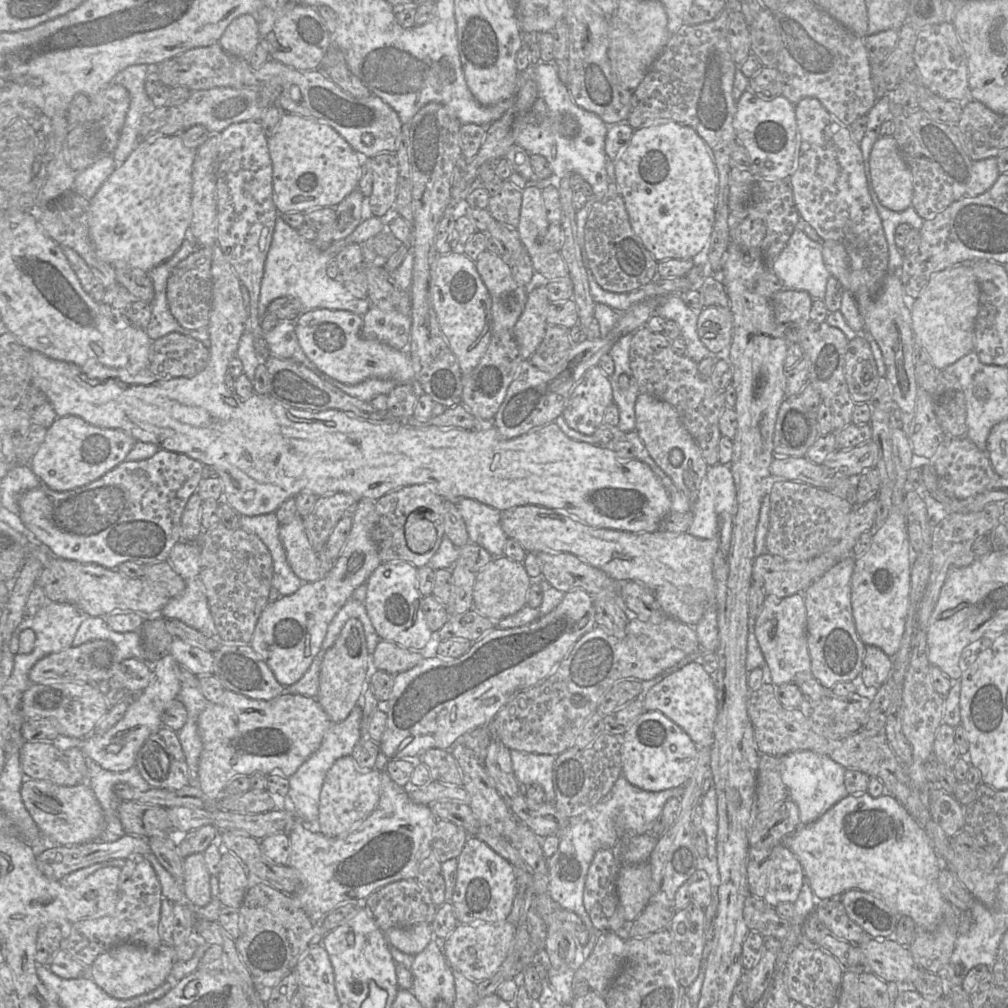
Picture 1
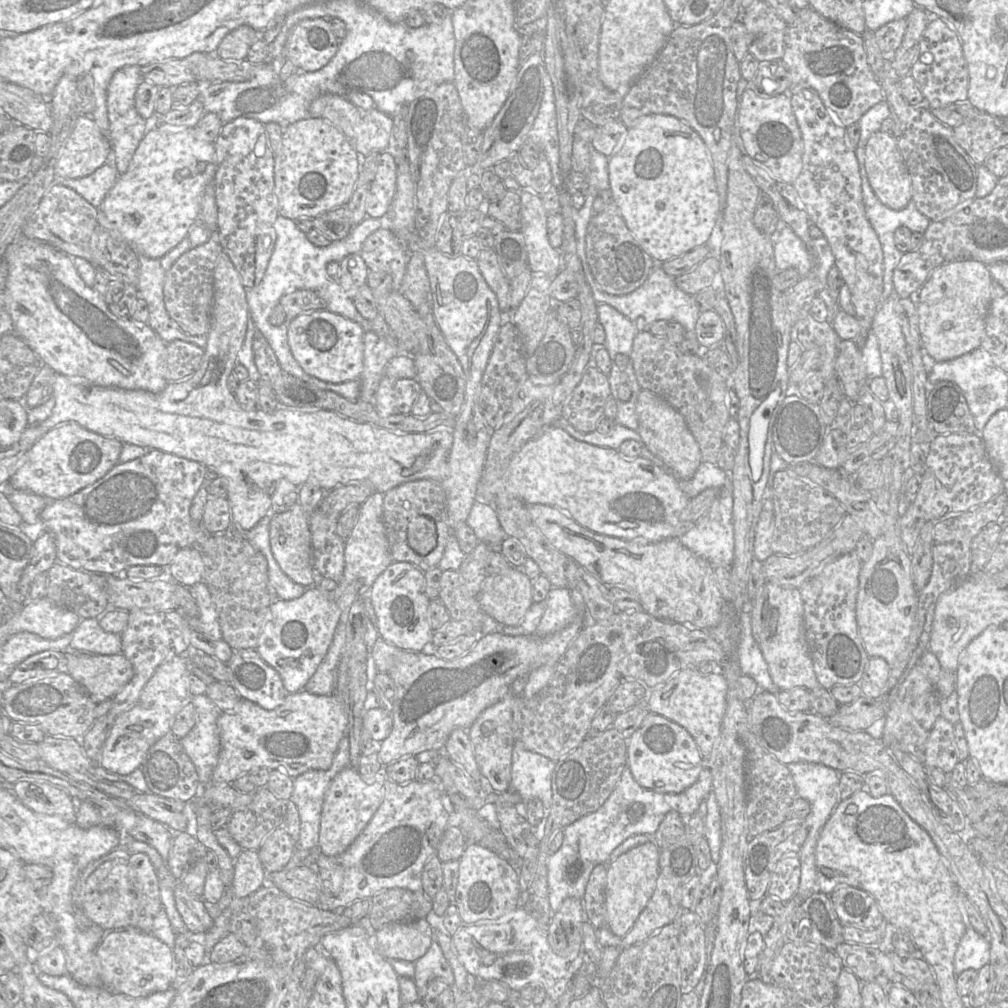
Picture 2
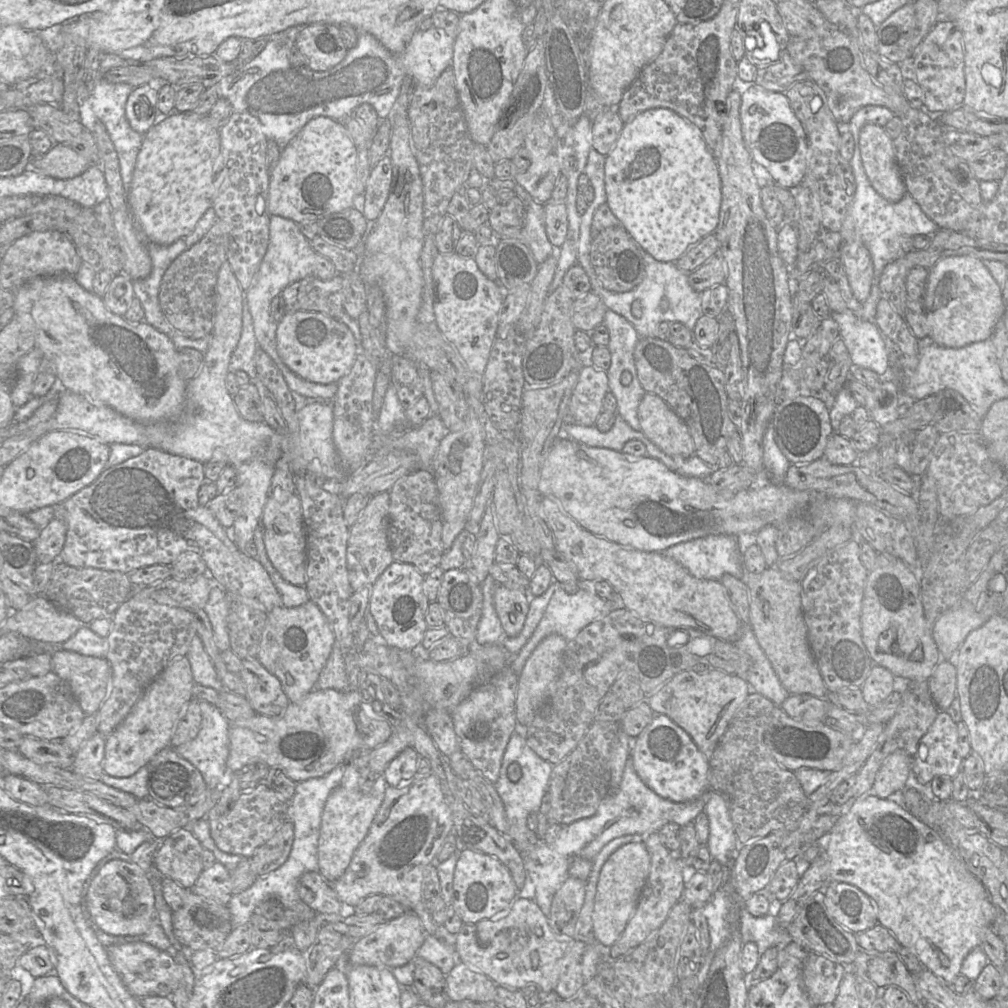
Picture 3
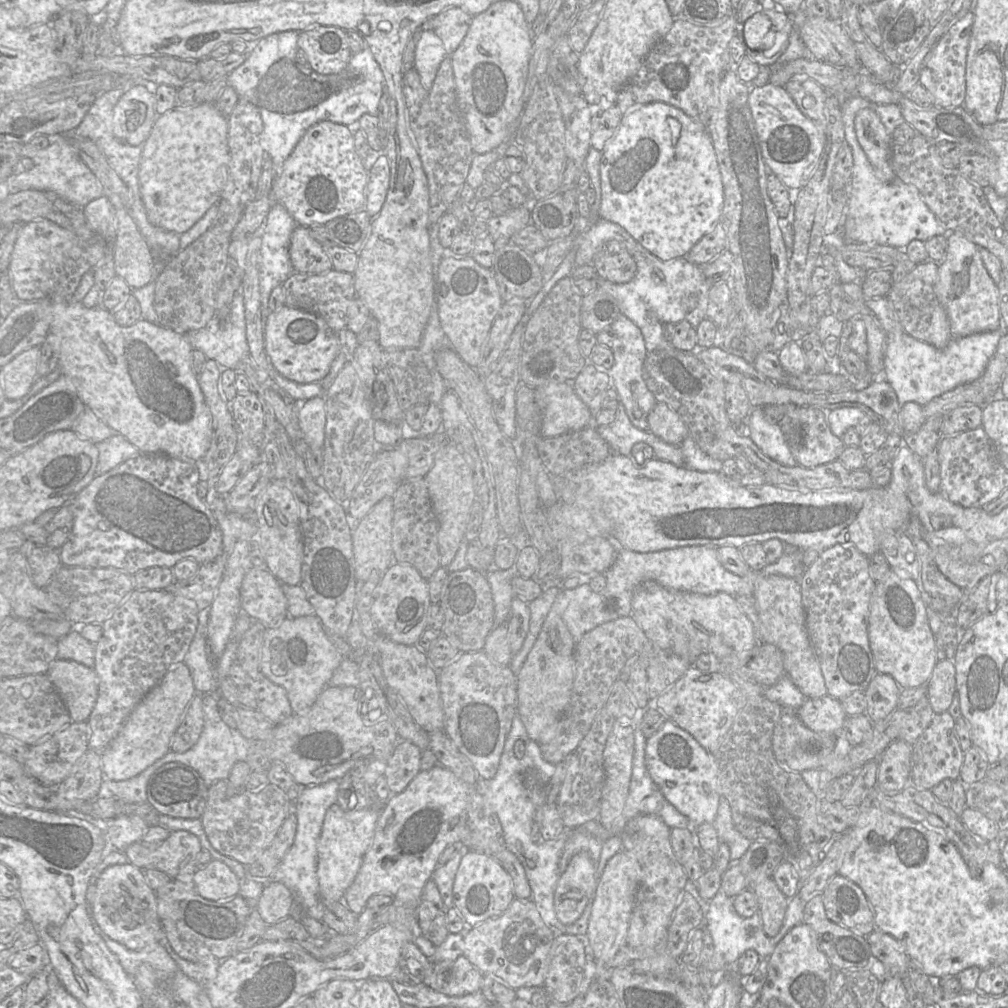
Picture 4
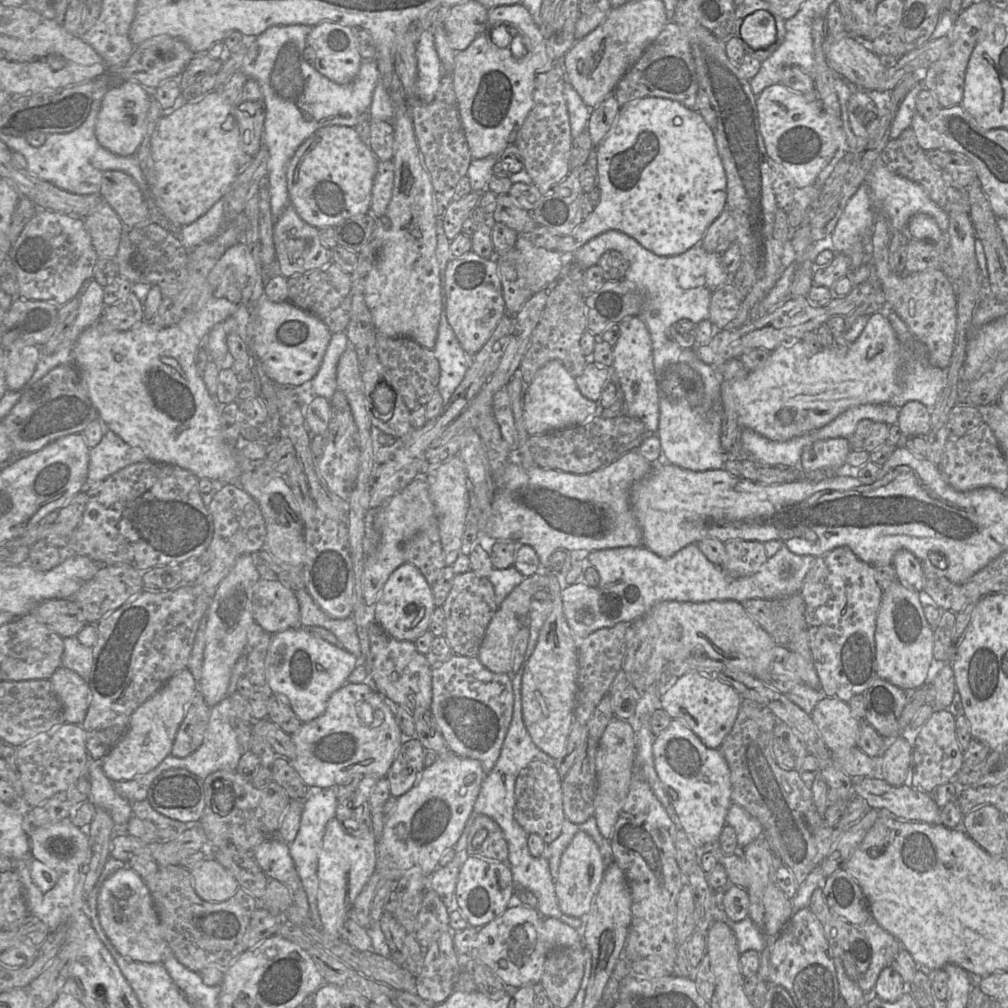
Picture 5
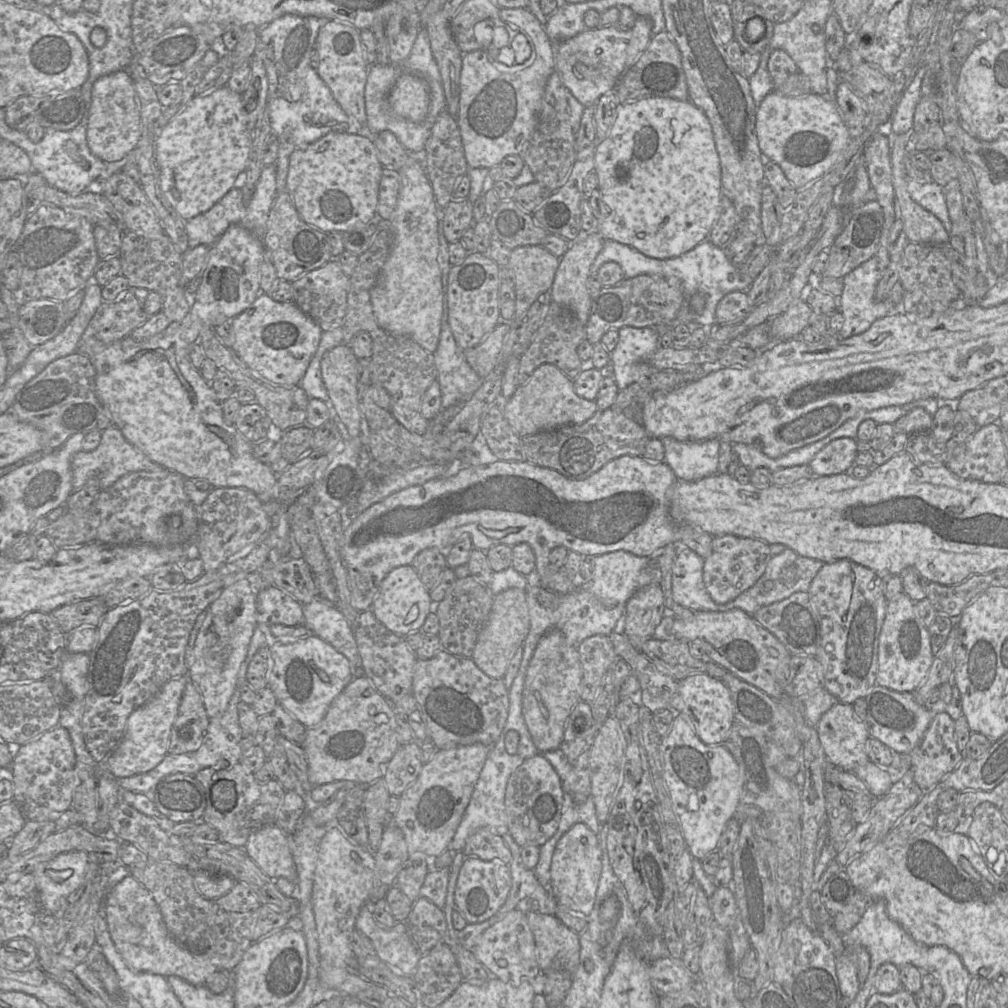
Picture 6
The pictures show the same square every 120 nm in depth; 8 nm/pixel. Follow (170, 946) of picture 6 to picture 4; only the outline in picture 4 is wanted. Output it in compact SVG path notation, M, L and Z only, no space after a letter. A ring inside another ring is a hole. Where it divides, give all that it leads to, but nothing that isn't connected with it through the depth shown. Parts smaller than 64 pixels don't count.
M131 863L107 867L96 880L92 915L112 940L139 951L159 943L160 919L155 891L148 885L144 871Z

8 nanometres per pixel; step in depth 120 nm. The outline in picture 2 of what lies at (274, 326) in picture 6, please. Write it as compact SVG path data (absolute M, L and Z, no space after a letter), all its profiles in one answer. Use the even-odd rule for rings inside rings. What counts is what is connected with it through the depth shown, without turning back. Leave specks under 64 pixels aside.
M316 310L295 317L288 324L288 343L301 368L329 383L359 380L363 371L364 330L356 322L328 310Z

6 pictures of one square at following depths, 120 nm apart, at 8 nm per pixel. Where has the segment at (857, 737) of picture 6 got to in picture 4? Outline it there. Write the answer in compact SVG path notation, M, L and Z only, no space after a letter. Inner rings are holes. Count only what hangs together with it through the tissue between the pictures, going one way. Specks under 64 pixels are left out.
M829 695L807 698L796 710L800 721L818 734L840 735L847 717L841 701Z

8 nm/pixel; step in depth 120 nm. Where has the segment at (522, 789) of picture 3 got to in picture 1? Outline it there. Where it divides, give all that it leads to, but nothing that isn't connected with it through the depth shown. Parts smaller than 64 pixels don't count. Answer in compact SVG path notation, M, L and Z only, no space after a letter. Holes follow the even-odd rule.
M511 750L512 767L518 782L525 787L541 786L547 803L555 801L552 779L555 759L554 755Z

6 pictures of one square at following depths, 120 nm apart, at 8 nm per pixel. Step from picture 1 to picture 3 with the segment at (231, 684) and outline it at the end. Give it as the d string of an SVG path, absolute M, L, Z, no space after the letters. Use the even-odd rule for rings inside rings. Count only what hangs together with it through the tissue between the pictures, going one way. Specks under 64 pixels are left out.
M257 657L241 661L242 668L238 674L246 687L245 698L255 713L268 717L282 715L290 701L279 679L265 668Z

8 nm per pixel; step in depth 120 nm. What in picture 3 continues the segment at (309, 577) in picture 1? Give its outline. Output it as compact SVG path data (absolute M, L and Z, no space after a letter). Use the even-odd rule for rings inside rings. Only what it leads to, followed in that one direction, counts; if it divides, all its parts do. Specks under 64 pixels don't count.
M292 493L286 502L279 502L275 497L269 496L262 513L261 523L266 551L275 569L287 582L305 586L306 535L299 496Z

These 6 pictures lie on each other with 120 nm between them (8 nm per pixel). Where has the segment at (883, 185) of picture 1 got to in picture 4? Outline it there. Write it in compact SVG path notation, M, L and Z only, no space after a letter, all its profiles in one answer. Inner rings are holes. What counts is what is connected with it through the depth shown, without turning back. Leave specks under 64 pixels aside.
M871 108L859 110L855 116L854 126L857 140L875 175L883 182L894 181L896 175L890 163L892 139L877 113Z

